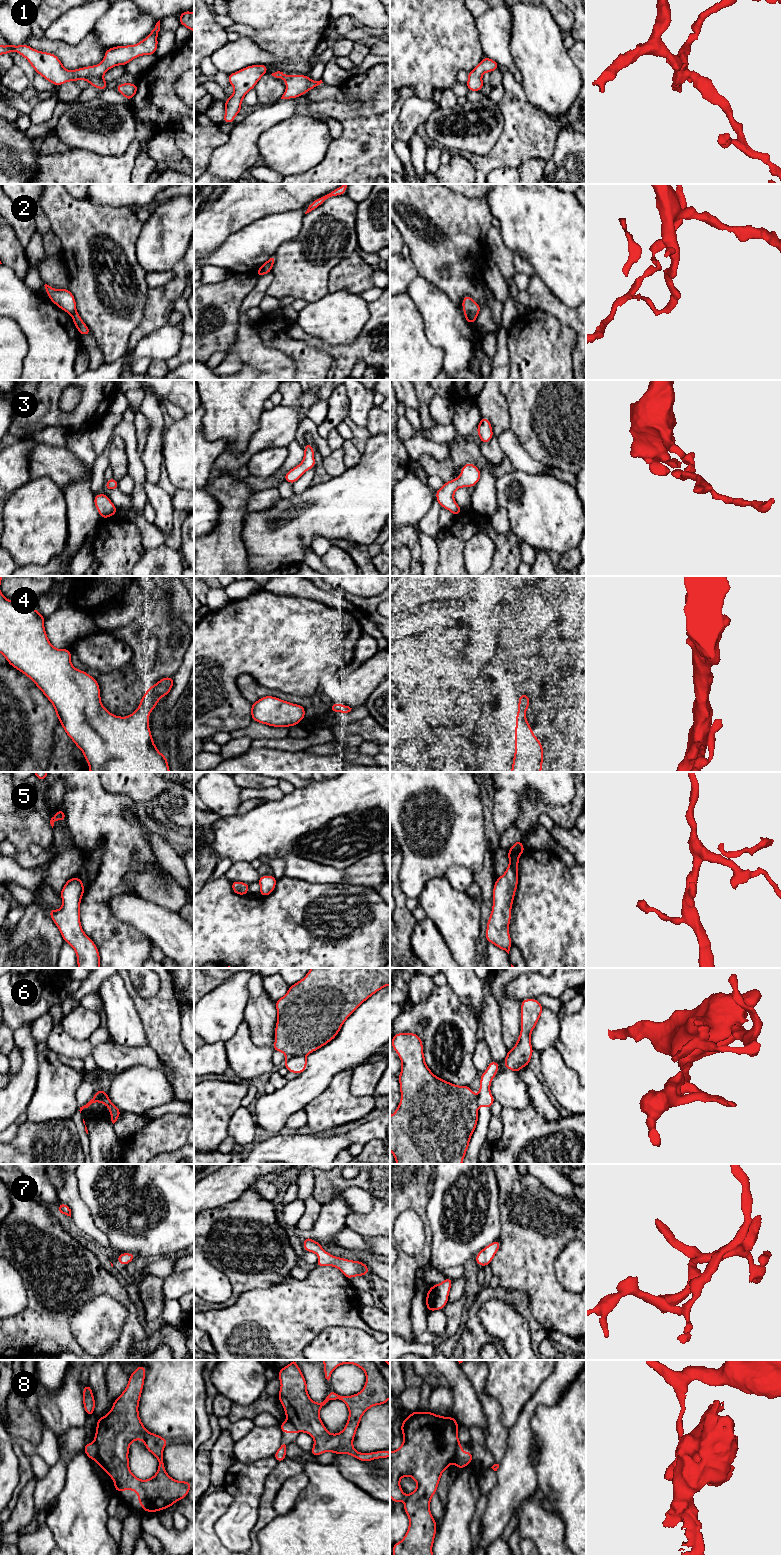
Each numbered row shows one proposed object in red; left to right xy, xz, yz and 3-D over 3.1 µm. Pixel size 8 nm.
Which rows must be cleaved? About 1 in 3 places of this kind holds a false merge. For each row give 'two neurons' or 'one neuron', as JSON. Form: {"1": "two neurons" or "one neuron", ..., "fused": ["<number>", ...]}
{"1": "one neuron", "2": "two neurons", "3": "one neuron", "4": "one neuron", "5": "one neuron", "6": "two neurons", "7": "one neuron", "8": "two neurons", "fused": ["2", "6", "8"]}

